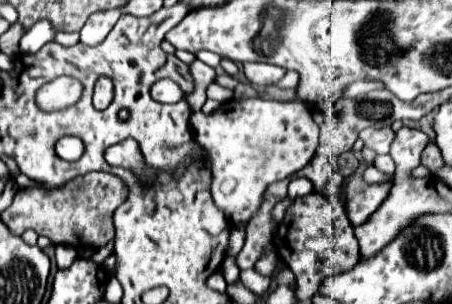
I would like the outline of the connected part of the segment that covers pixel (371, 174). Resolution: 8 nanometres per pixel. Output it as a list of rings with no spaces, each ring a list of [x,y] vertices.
[[[373,165],[368,166],[362,175],[363,181],[365,181],[366,183],[369,183],[369,184],[381,183],[390,178],[391,177],[389,175],[386,175],[386,174],[380,172]]]

